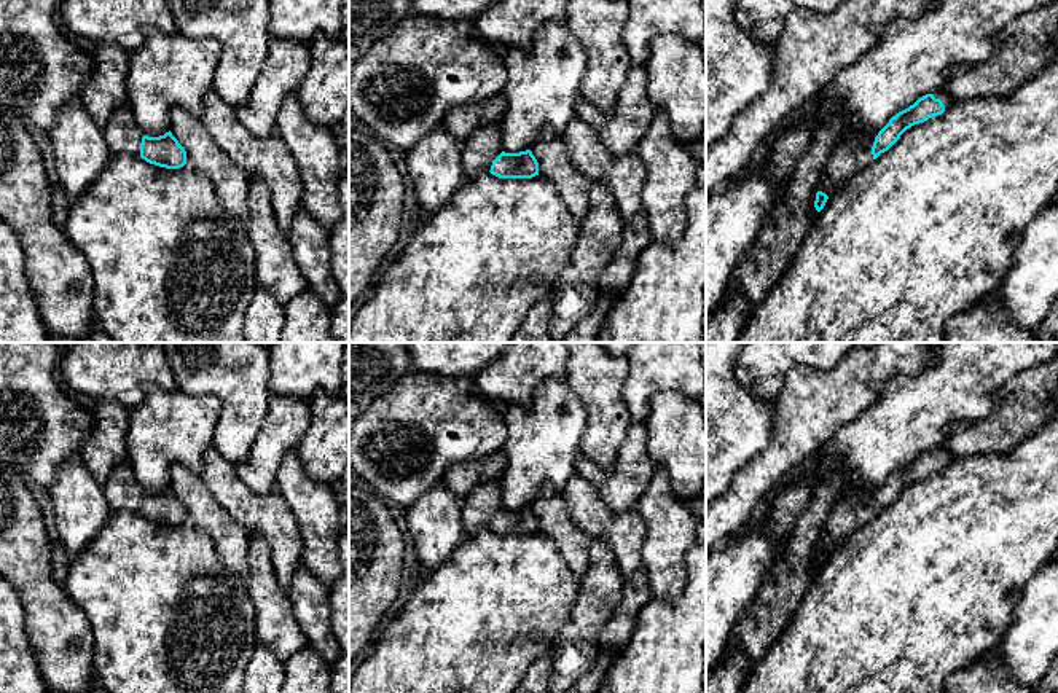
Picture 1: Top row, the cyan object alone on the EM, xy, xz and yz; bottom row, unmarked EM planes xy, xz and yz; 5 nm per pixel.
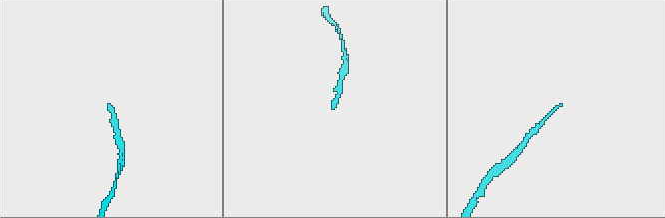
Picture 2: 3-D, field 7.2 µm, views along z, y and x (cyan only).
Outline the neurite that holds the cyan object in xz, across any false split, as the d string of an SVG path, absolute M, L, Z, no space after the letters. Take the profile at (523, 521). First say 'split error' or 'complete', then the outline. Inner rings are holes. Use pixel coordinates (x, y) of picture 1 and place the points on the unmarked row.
split error | M500 480L480 484L464 499L464 537L475 535L480 529L491 529L499 535L532 535L539 532L539 519L531 507L505 510L502 507Z

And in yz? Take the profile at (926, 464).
split error | M946 449L926 451L892 473L881 487L860 487L857 492L840 497L827 516L822 538L827 553L841 545L881 510L888 508L907 486L942 472L954 460Z

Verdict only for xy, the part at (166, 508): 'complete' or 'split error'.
split error

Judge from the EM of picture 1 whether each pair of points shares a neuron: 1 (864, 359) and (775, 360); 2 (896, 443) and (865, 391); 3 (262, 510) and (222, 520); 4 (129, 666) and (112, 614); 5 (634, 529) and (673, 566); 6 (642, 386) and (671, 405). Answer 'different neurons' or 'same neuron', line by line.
1: different neurons
2: different neurons
3: different neurons
4: same neuron
5: different neurons
6: different neurons

